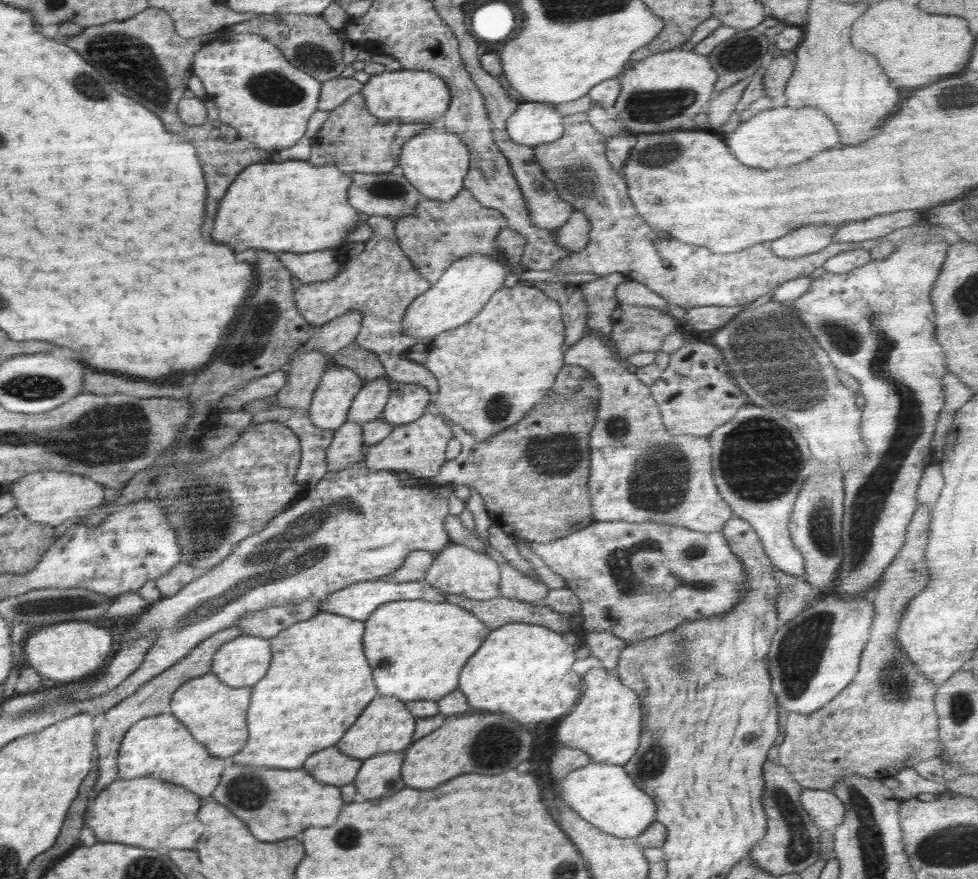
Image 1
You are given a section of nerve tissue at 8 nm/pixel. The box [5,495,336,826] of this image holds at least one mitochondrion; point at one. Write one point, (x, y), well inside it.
(45, 607)

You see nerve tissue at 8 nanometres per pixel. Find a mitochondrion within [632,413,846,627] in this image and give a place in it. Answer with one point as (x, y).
(820, 530)

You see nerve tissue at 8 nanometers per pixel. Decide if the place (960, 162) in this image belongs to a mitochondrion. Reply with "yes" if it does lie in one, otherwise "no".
no

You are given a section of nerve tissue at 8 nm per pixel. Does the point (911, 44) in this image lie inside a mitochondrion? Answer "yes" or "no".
no

